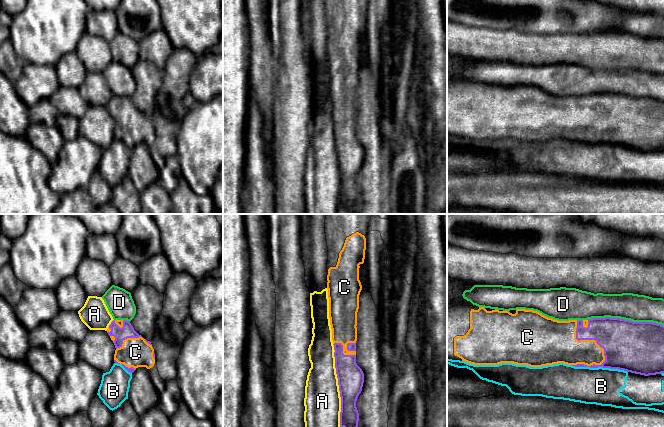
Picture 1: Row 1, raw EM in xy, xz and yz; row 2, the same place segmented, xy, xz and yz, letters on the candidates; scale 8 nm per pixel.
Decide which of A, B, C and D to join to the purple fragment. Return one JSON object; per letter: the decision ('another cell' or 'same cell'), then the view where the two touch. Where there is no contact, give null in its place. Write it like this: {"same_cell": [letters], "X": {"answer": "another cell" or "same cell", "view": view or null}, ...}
{"same_cell": ["C"], "A": {"answer": "another cell", "view": "xz"}, "B": {"answer": "another cell", "view": "yz"}, "C": {"answer": "same cell", "view": "yz"}, "D": {"answer": "another cell", "view": "yz"}}

